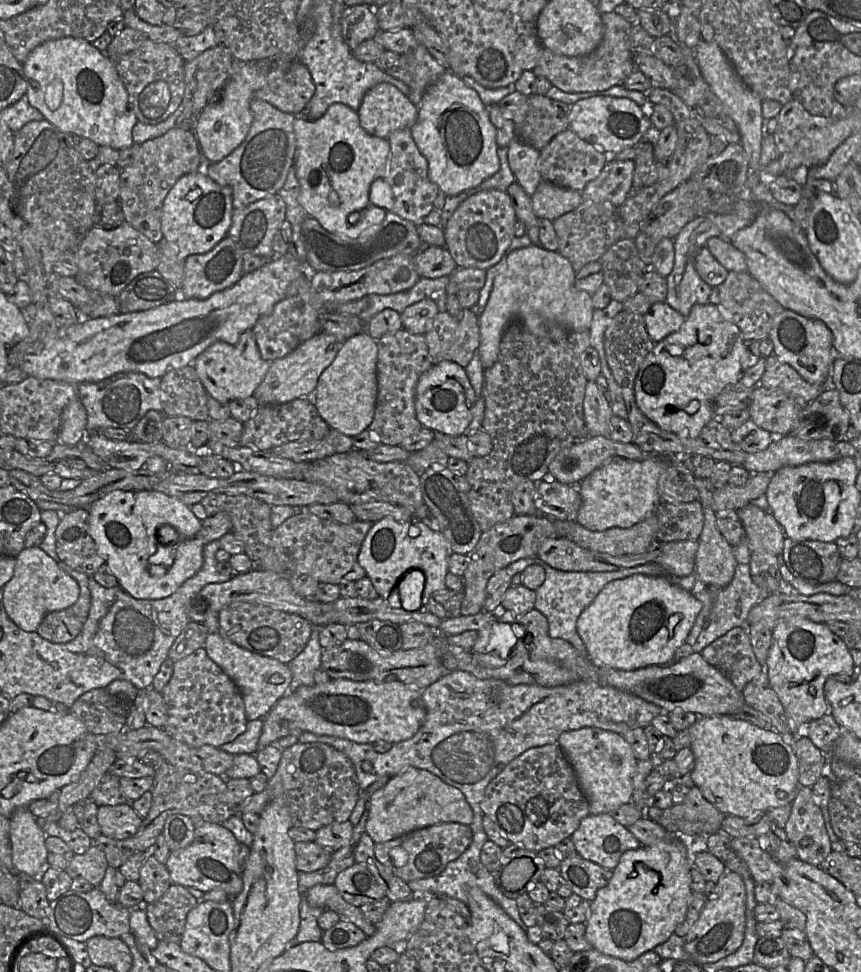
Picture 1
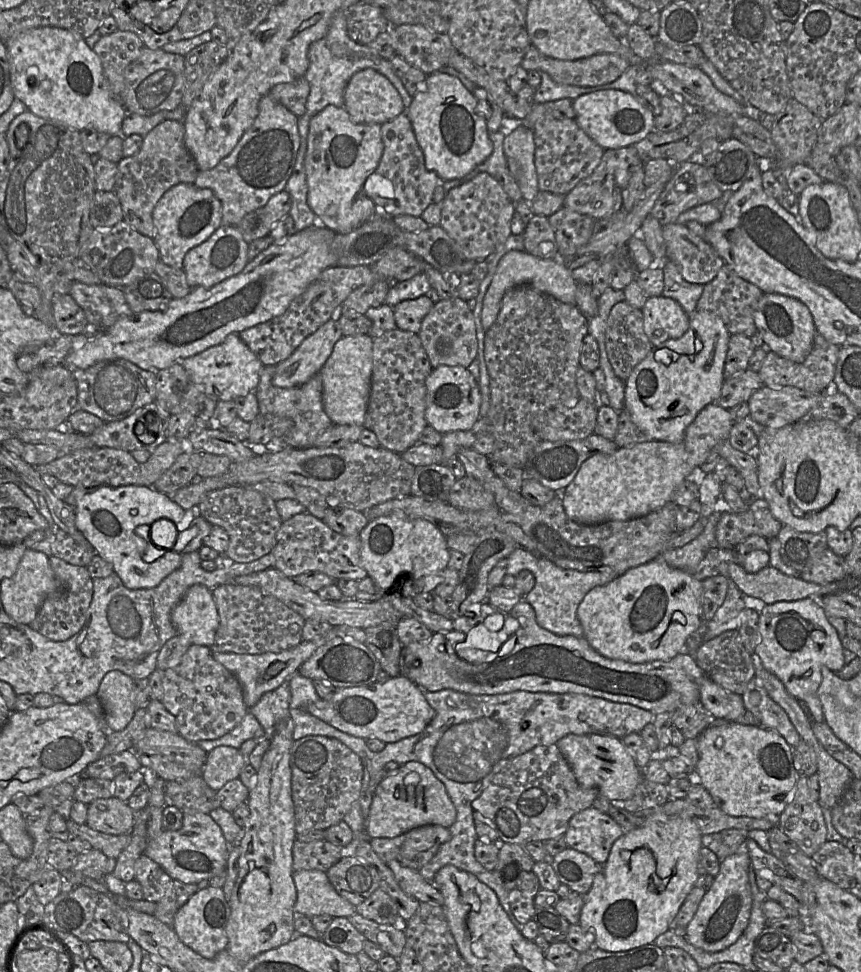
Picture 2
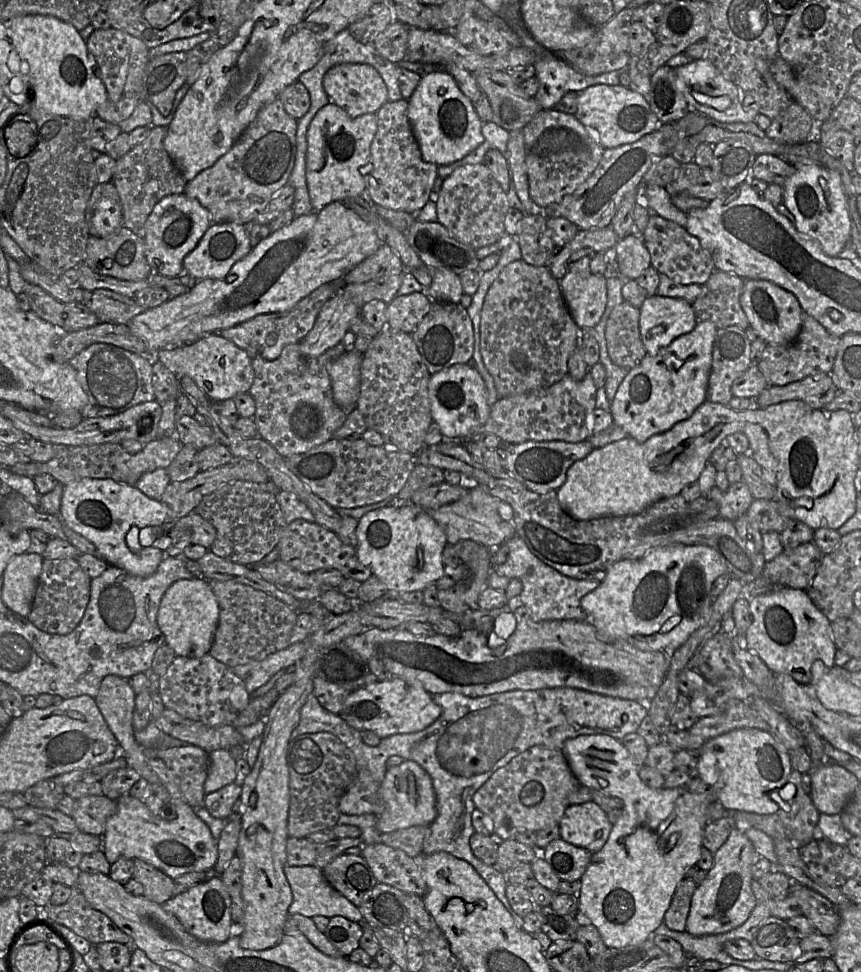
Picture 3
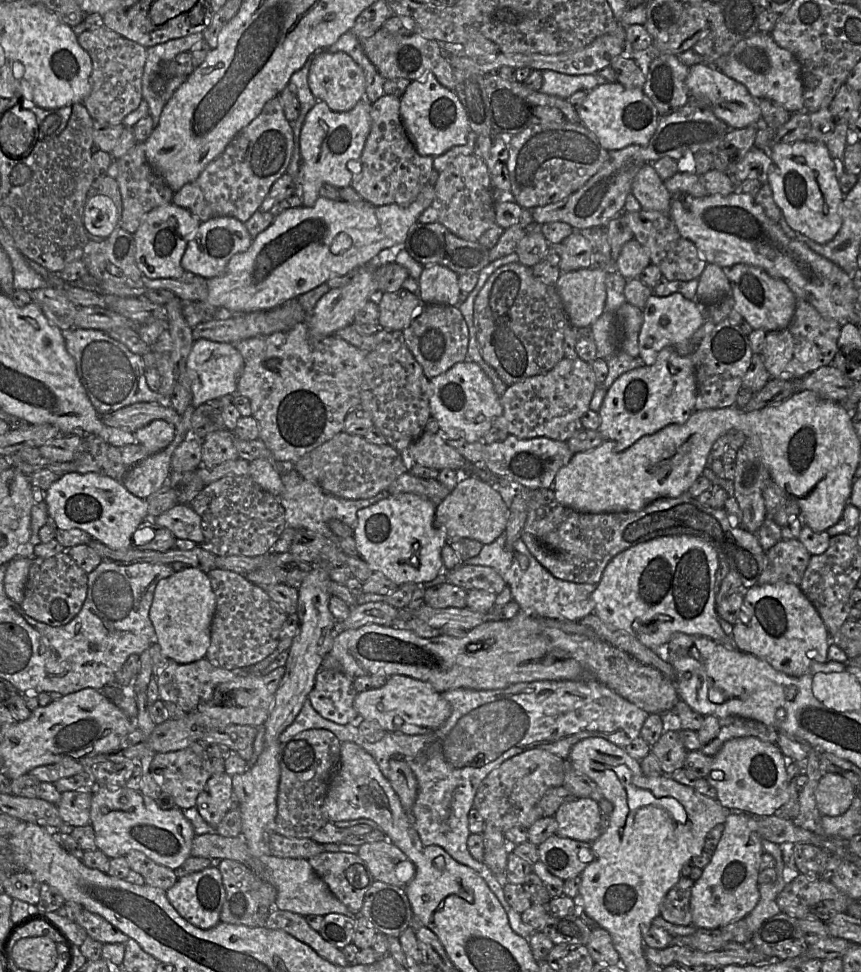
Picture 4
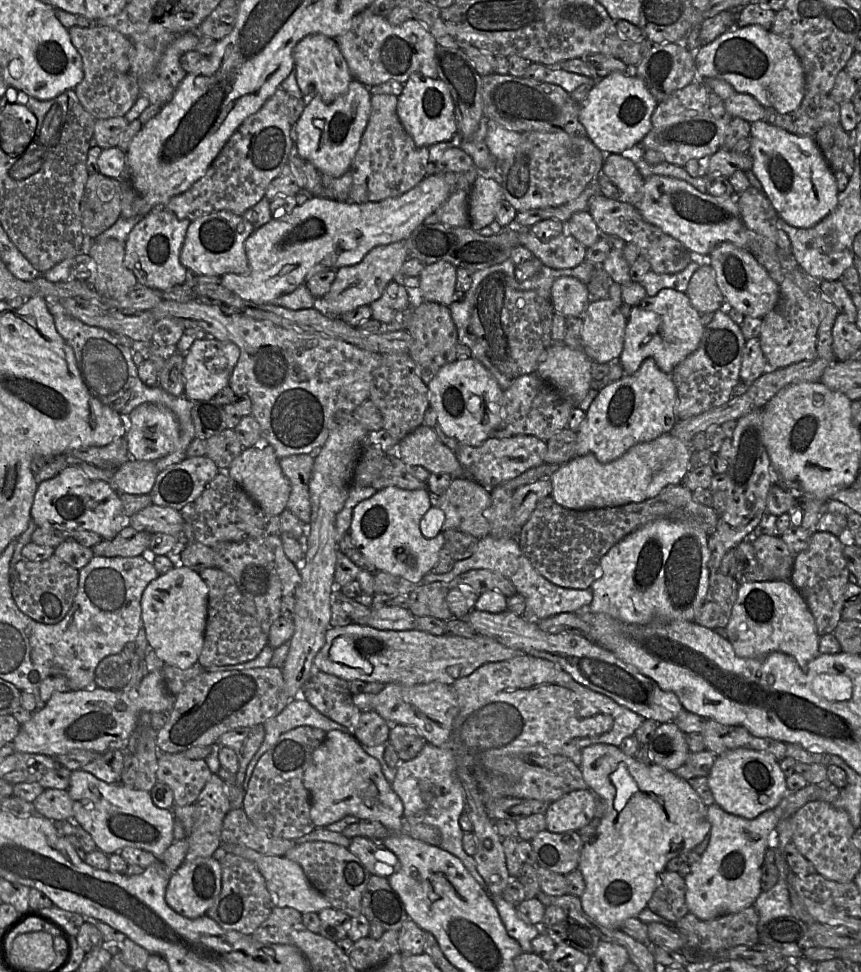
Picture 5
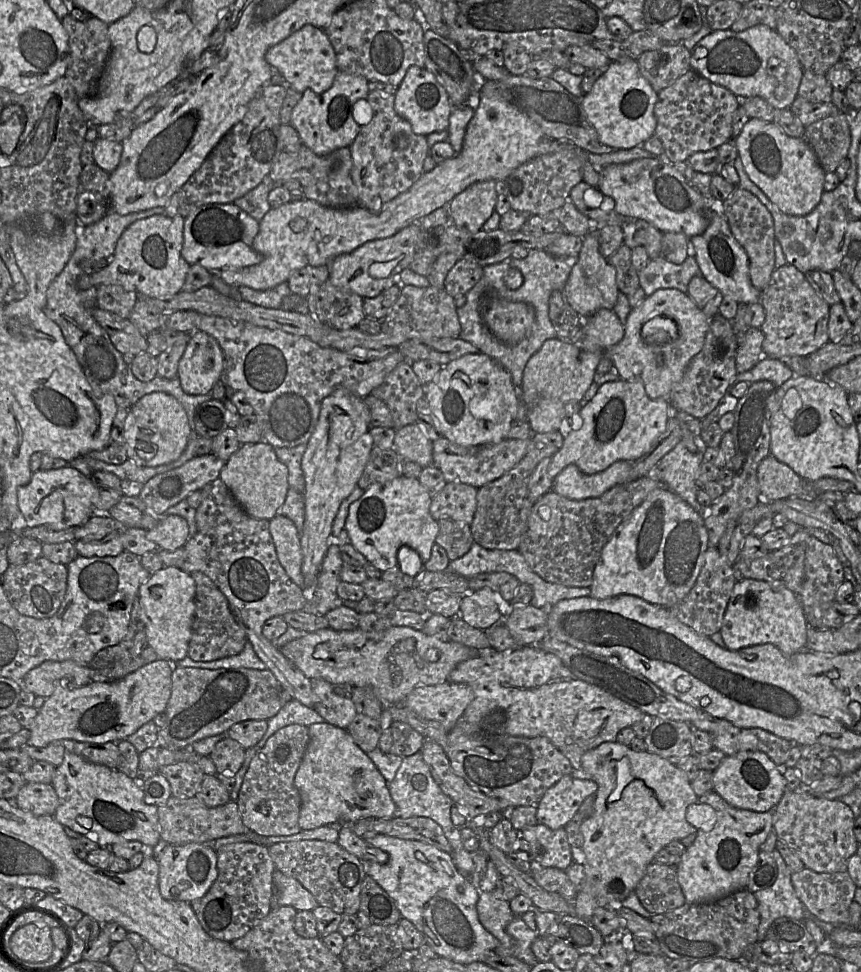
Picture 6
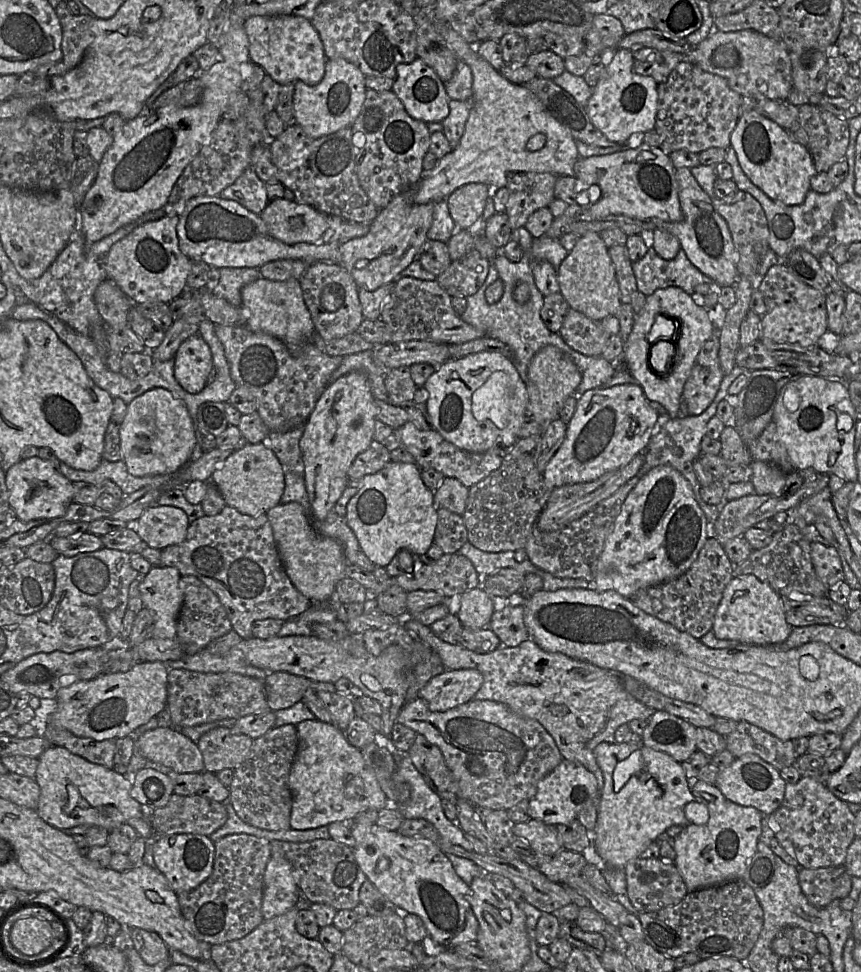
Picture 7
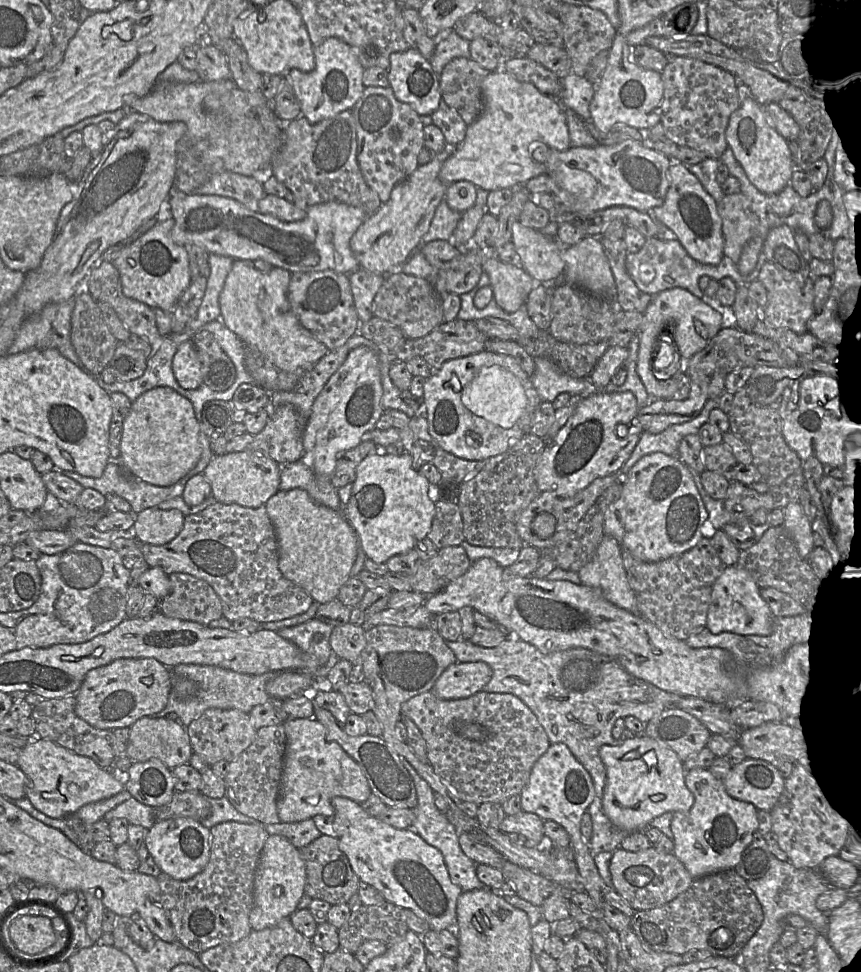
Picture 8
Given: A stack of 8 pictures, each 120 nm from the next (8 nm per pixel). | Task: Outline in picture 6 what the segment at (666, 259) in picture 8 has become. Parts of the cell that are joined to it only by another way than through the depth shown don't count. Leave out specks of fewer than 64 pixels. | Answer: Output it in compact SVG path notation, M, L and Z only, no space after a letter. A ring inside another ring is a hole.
M662 256L650 259L637 274L646 297L659 289L678 289L687 294L690 280L703 276L694 256L687 256L681 264L671 263Z

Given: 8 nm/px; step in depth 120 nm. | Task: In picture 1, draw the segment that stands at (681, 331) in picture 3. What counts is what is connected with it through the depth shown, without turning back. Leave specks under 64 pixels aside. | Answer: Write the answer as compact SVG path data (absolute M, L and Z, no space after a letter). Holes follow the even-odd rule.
M666 302L651 304L643 316L647 332L654 343L660 342L670 334L677 332L686 319Z

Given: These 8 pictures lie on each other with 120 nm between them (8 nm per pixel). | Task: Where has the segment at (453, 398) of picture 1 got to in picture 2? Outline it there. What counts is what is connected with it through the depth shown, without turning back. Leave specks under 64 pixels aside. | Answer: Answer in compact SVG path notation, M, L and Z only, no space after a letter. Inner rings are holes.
M439 366L426 379L425 418L440 434L469 431L480 418L481 393L473 375L462 366Z

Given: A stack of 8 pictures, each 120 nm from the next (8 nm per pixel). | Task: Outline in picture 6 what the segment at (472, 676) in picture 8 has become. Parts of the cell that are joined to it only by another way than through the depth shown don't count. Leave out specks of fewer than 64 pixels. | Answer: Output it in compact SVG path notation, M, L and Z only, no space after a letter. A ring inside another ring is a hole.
M448 680L441 684L415 688L401 705L420 717L438 721L446 730L451 730L473 698L474 692L469 685Z

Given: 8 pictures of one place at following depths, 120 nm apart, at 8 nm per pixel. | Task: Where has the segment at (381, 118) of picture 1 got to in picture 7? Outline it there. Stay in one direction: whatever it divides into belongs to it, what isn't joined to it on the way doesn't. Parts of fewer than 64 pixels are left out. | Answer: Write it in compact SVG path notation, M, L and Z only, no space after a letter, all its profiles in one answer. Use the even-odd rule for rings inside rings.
M252 16L244 23L249 40L249 57L281 86L302 81L318 84L325 74L326 57L318 32L311 21L302 16Z

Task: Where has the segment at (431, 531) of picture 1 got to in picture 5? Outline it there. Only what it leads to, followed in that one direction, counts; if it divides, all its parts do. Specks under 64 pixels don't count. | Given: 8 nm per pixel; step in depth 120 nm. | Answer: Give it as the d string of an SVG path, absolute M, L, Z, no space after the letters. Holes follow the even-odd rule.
M386 487L361 501L353 510L349 533L357 549L374 564L378 571L419 582L432 572L444 547L444 530L428 539L421 532L421 520L434 506L434 497L424 489L405 490Z

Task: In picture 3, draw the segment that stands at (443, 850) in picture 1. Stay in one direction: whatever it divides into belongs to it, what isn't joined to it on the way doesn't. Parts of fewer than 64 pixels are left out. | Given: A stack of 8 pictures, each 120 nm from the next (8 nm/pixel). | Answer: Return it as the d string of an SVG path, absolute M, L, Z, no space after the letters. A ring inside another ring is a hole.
M412 826L380 835L380 842L389 847L402 850L411 858L423 851L423 844L430 834L429 826Z

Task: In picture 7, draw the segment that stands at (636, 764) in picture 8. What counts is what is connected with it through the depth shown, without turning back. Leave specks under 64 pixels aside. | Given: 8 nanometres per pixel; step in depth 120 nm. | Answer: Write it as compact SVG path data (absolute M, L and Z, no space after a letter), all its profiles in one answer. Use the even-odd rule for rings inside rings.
M602 742L594 749L594 756L604 778L600 793L597 819L594 829L594 846L604 864L610 868L624 869L626 864L640 857L642 852L671 826L685 827L690 822L685 817L684 808L696 798L691 792L691 780L685 776L681 763L665 752L657 751L645 745L628 742Z

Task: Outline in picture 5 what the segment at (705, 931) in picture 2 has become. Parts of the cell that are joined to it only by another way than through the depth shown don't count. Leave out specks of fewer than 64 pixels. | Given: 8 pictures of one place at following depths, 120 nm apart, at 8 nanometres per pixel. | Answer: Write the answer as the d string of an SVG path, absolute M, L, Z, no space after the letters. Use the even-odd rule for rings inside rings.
M808 784L796 792L787 792L776 807L753 819L730 814L716 803L708 806L707 819L711 824L709 844L684 877L688 911L700 920L708 921L753 906L762 892L760 879L764 853L772 835L777 837L777 826L803 805L820 800L821 790L822 785Z

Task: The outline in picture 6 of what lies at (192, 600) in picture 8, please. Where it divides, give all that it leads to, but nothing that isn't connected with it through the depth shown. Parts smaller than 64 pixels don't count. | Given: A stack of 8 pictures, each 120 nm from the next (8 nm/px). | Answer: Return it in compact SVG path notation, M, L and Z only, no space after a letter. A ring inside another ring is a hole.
M191 573L196 584L195 616L192 624L188 656L199 662L210 662L229 656L238 655L248 641L245 630L232 613L229 602L217 585L204 573Z

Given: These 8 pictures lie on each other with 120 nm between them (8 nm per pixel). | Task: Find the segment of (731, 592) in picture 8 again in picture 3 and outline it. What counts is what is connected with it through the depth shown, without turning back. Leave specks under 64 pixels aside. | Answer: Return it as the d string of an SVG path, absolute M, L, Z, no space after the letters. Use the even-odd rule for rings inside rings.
M778 587L769 593L752 597L749 610L752 624L743 636L746 648L756 653L773 673L786 674L798 683L806 684L812 679L811 667L815 660L821 660L828 668L835 665L837 648L832 638L831 622L814 605L805 590Z

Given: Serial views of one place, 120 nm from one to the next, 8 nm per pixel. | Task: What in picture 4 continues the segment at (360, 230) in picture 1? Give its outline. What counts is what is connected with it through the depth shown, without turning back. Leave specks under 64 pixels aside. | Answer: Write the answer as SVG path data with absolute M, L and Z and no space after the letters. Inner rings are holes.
M317 100L308 112L300 134L300 152L303 160L302 206L312 207L320 197L319 189L328 183L337 188L351 186L353 174L347 168L350 160L359 160L371 130L371 103L360 100L346 112L331 110L322 100Z

